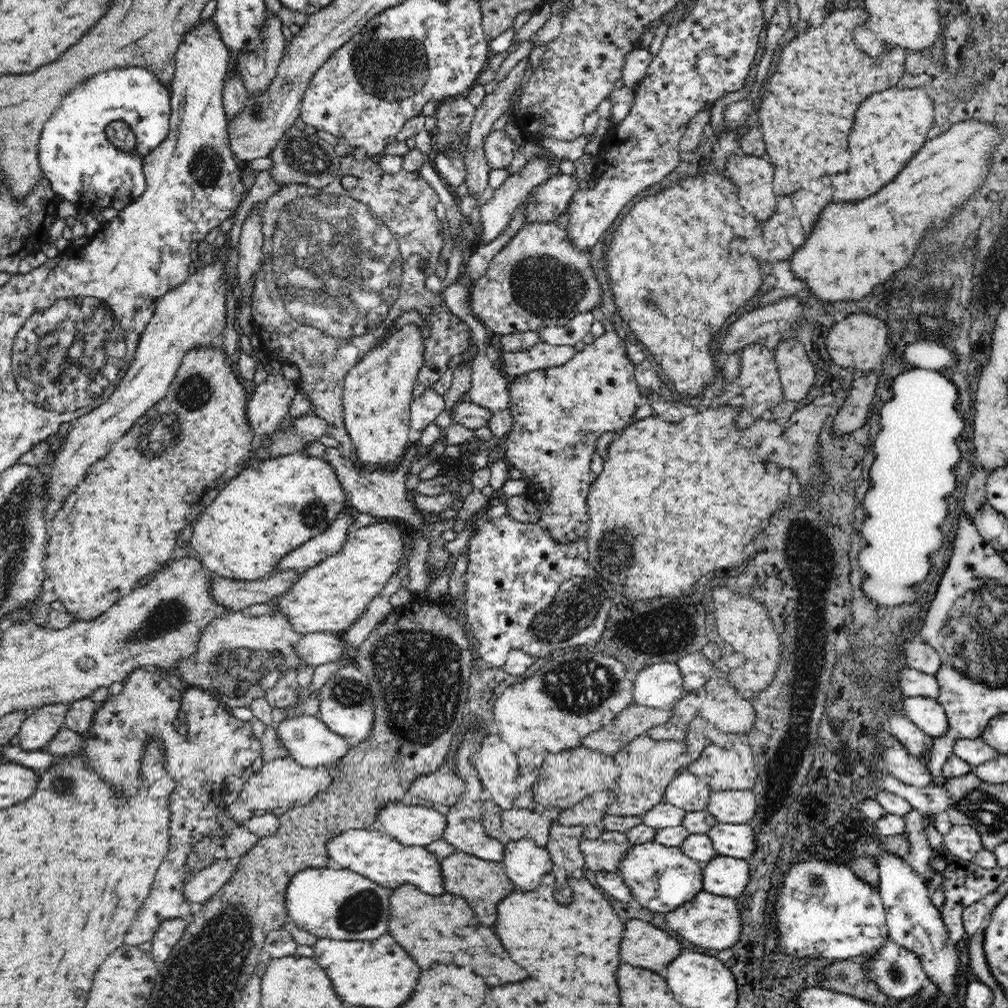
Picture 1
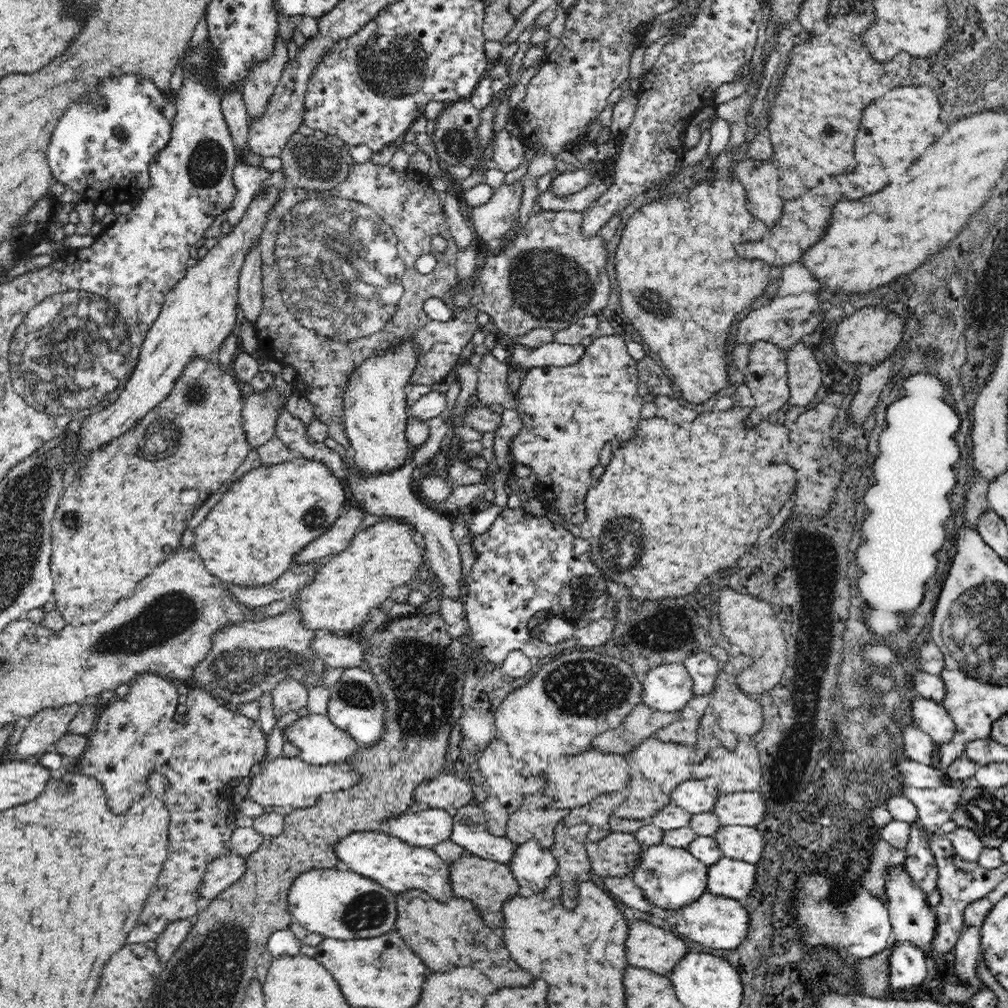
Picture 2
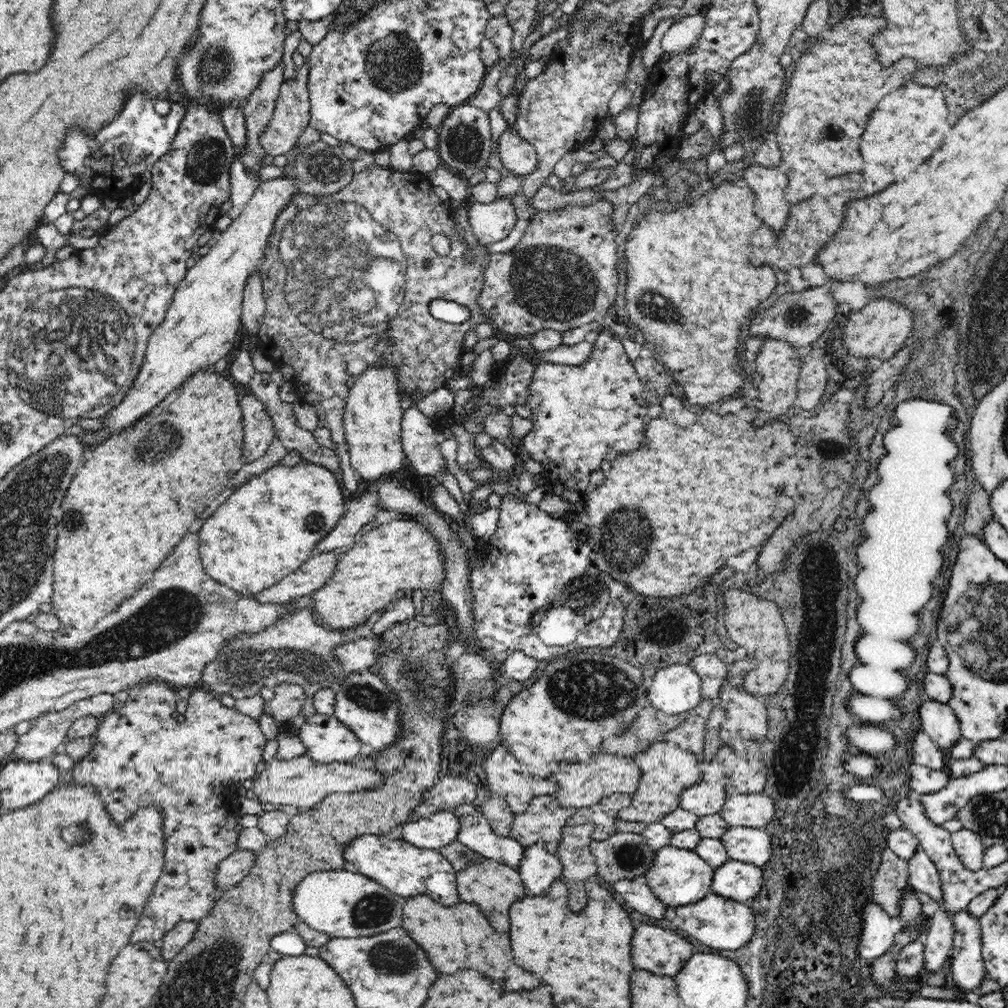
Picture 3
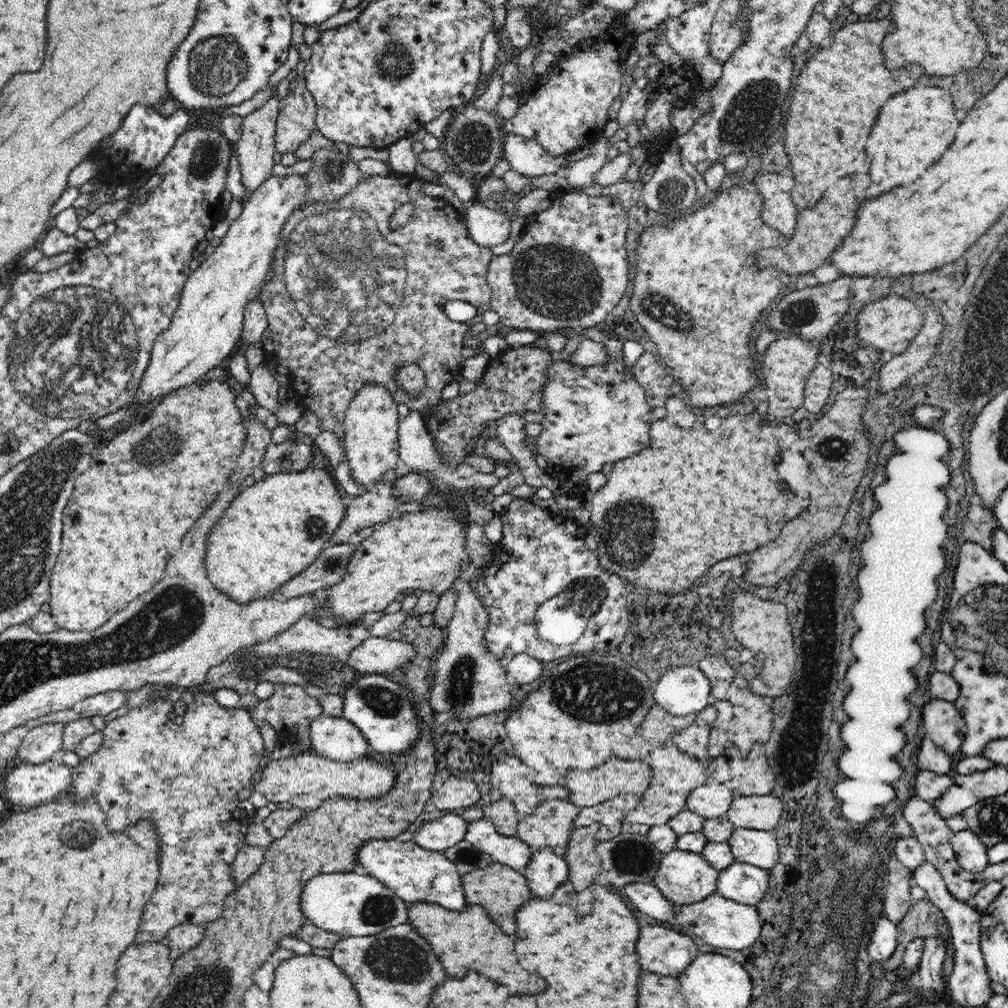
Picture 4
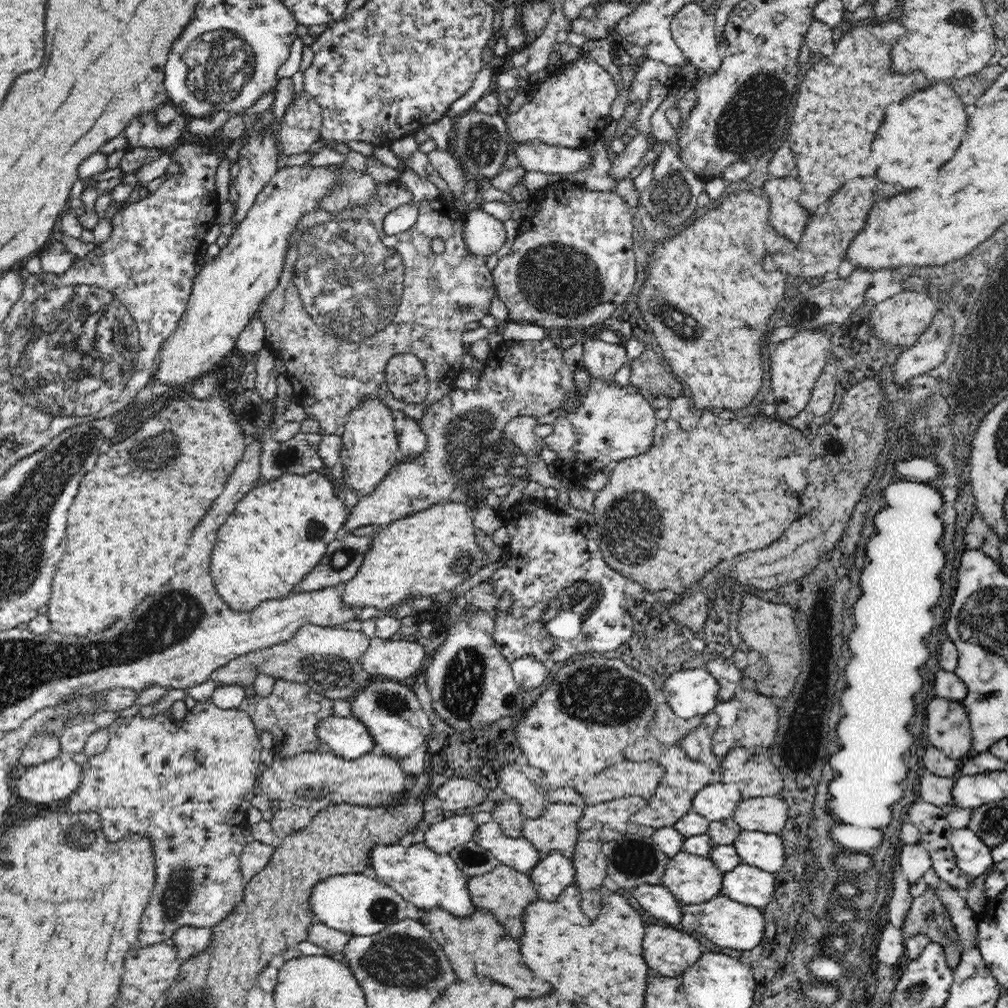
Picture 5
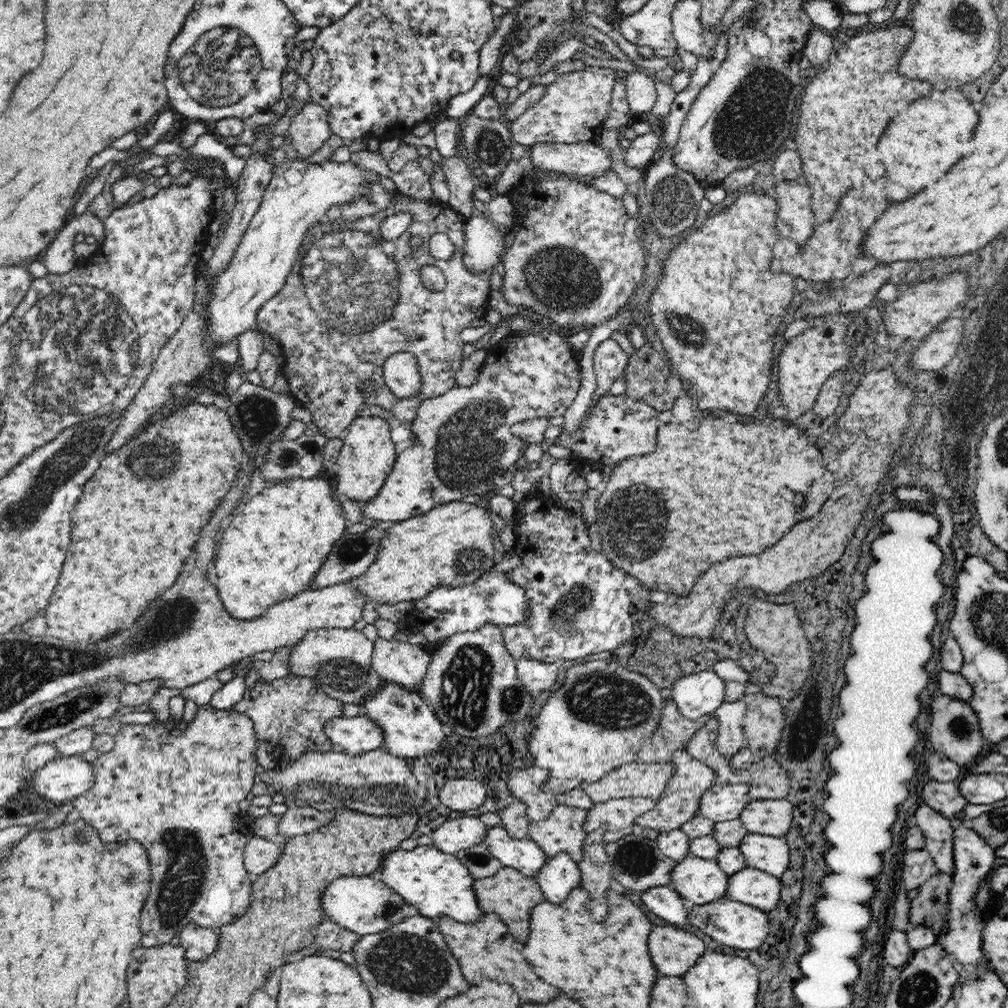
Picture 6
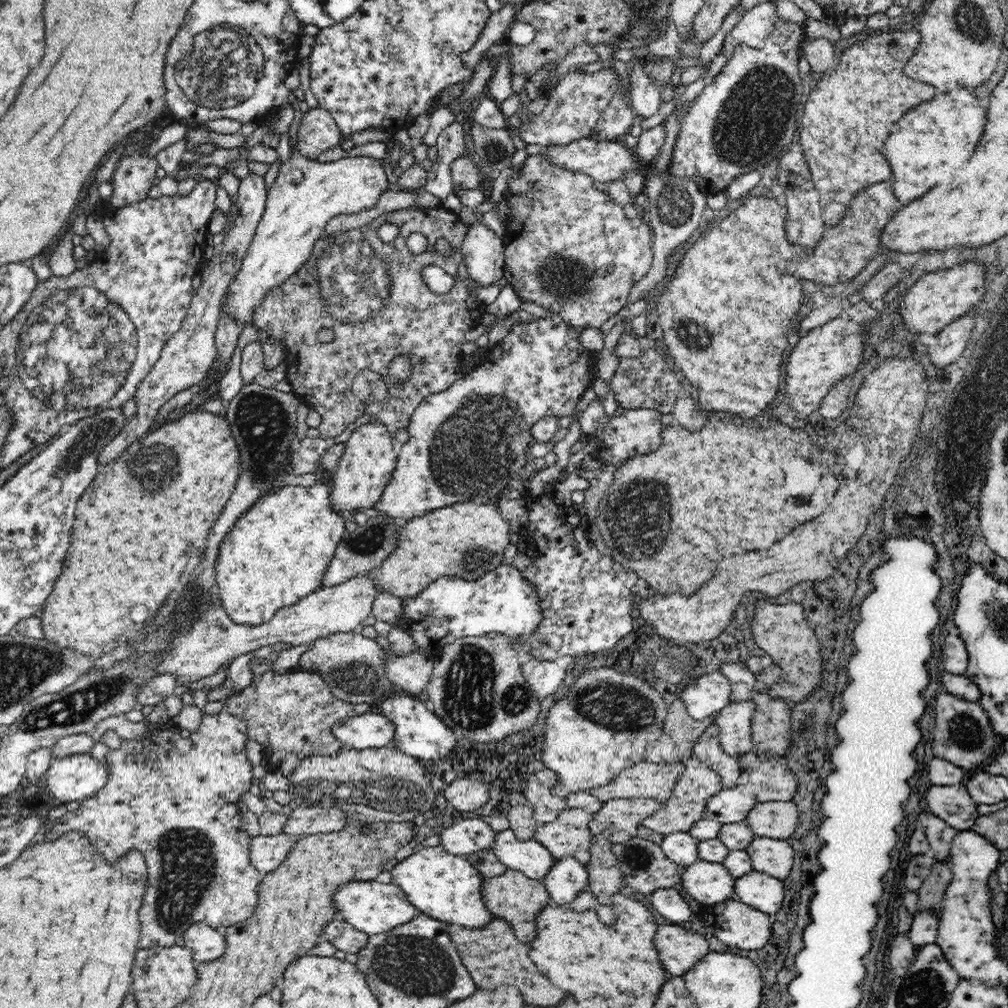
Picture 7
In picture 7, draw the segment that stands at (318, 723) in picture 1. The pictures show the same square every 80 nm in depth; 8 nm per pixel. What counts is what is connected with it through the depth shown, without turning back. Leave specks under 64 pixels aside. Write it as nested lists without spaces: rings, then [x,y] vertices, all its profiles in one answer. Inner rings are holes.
[[[382,714],[353,715],[332,726],[332,735],[340,740],[342,751],[383,748],[391,745],[396,725]]]

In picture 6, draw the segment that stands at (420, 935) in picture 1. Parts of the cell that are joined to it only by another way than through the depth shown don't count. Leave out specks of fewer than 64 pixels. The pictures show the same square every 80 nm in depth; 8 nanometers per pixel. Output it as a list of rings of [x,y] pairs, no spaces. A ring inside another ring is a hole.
[[[483,913],[480,920],[476,920],[474,924],[462,924],[449,916],[438,916],[434,919],[434,923],[444,935],[448,949],[452,951],[470,984],[478,984],[478,978],[482,976],[492,978],[494,982],[500,984],[508,982],[514,986],[514,990],[520,994],[524,1002],[540,1002],[540,1004],[546,1004],[548,1000],[554,1000],[560,994],[560,990],[554,992],[550,984],[546,984],[534,974],[532,966],[522,956],[522,944],[511,935],[506,923],[500,920],[497,914]]]

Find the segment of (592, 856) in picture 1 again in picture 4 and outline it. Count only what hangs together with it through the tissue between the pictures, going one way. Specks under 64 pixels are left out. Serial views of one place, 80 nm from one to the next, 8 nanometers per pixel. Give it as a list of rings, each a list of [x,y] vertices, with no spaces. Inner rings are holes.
[[[628,832],[620,833],[608,842],[598,842],[595,849],[600,857],[601,874],[606,876],[610,884],[619,887],[636,882],[652,883],[664,854],[648,840],[646,835],[640,836],[640,834],[628,834]]]

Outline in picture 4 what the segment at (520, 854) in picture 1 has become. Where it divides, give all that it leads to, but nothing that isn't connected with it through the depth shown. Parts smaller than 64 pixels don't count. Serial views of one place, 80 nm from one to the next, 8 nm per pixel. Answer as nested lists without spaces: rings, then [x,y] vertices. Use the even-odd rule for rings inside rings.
[[[550,849],[532,851],[530,862],[521,870],[536,897],[552,898],[556,888],[568,880],[566,859]]]

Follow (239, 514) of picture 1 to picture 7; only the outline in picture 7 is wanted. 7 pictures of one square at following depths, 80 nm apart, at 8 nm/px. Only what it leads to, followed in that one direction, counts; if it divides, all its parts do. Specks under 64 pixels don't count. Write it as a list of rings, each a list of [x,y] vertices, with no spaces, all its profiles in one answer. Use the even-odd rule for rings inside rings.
[[[319,481],[314,486],[286,486],[278,492],[264,494],[234,523],[232,532],[224,538],[224,544],[220,544],[214,568],[220,605],[236,624],[256,626],[268,622],[280,608],[296,604],[321,587],[324,572],[344,536],[344,527],[342,515],[332,510],[330,488]]]

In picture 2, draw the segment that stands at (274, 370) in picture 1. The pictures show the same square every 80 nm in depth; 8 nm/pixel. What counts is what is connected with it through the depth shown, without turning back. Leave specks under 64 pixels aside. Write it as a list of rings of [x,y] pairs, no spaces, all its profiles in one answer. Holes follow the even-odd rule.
[[[275,386],[243,399],[243,429],[251,450],[260,448],[275,435],[279,410],[284,408]]]

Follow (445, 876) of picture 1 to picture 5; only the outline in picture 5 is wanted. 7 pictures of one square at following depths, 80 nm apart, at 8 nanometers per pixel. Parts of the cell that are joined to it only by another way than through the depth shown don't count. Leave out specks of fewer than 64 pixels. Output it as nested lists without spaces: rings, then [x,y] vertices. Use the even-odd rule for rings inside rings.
[[[502,863],[496,866],[492,872],[468,877],[468,891],[470,891],[474,906],[490,911],[498,923],[514,938],[522,936],[522,932],[524,932],[522,914],[526,907],[539,899],[536,887],[530,881],[527,873],[518,872]]]

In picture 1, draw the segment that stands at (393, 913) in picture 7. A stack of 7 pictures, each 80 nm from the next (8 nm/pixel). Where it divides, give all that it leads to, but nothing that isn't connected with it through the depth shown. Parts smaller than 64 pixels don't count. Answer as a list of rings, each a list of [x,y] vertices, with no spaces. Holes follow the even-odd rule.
[[[306,868],[292,876],[284,902],[288,920],[318,939],[376,940],[388,933],[390,894],[392,889],[348,869]]]

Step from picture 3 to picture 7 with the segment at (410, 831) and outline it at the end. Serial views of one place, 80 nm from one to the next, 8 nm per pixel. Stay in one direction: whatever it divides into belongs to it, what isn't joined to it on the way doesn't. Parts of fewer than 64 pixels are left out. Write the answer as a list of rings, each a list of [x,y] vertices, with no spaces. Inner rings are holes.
[[[482,819],[458,820],[439,834],[441,845],[456,856],[491,850],[496,832]]]

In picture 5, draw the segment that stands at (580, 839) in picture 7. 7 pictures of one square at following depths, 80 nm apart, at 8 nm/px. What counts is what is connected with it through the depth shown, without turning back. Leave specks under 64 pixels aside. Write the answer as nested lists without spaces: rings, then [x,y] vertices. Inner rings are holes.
[[[550,804],[544,806],[542,816],[524,824],[522,836],[538,848],[541,858],[553,851],[560,851],[566,858],[572,859],[582,832],[578,828],[580,818],[580,806]]]

